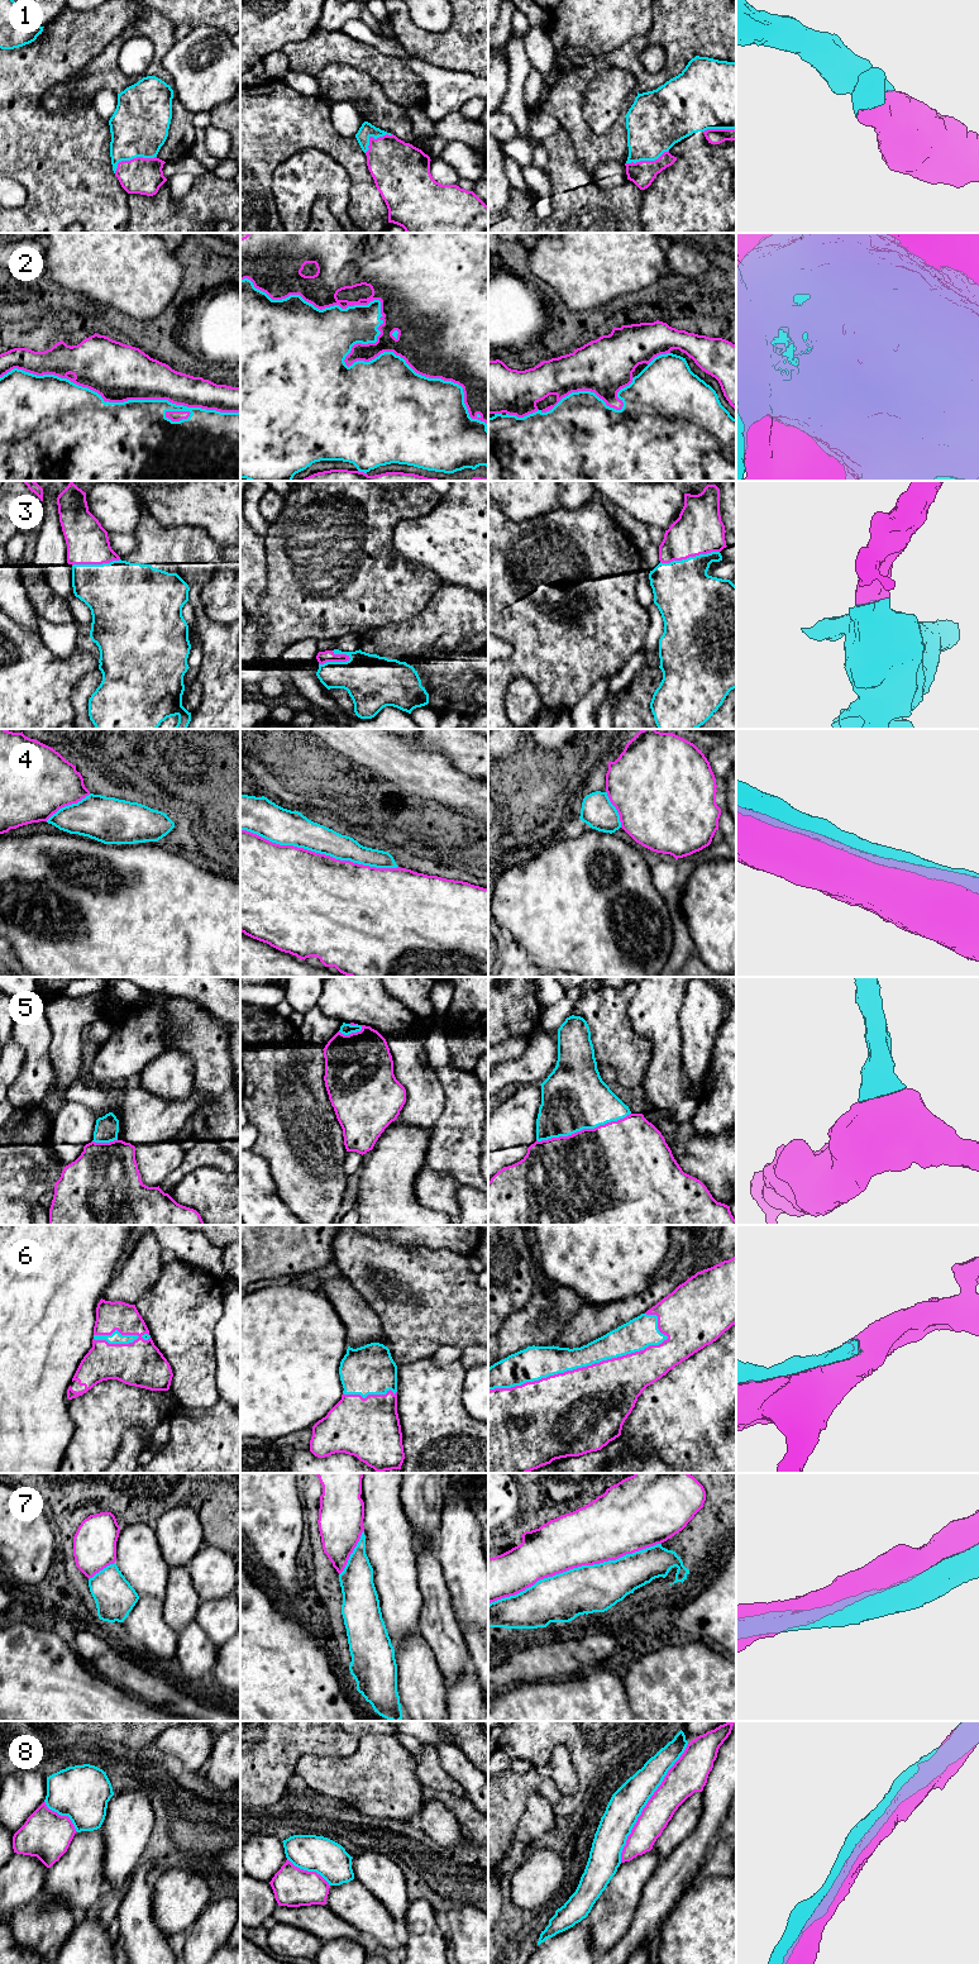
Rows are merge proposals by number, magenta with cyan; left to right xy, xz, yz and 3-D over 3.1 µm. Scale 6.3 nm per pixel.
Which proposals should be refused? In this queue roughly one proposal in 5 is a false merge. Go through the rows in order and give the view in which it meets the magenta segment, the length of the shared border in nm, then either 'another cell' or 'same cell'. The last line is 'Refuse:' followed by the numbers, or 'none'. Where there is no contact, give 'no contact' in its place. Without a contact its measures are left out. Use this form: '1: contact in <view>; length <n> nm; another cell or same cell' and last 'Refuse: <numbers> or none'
1: contact in xy; length 300 nm; same cell
2: contact in xz; length 1850 nm; another cell
3: contact in yz; length 380 nm; same cell
4: contact in xz; length 1050 nm; another cell
5: contact in yz; length 650 nm; same cell
6: contact in yz; length 1200 nm; same cell
7: contact in yz; length 1150 nm; another cell
8: contact in yz; length 850 nm; another cell
Refuse: 2, 4, 7, 8

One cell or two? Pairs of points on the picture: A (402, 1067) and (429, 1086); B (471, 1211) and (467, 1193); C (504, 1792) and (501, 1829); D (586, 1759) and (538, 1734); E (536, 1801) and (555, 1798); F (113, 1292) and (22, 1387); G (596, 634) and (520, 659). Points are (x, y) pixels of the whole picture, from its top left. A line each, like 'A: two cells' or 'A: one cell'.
A: one cell
B: one cell
C: one cell
D: one cell
E: two cells
F: two cells
G: one cell

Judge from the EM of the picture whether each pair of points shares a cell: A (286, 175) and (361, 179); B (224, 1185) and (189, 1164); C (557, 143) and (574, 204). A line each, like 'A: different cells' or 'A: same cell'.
A: different cells
B: different cells
C: same cell

